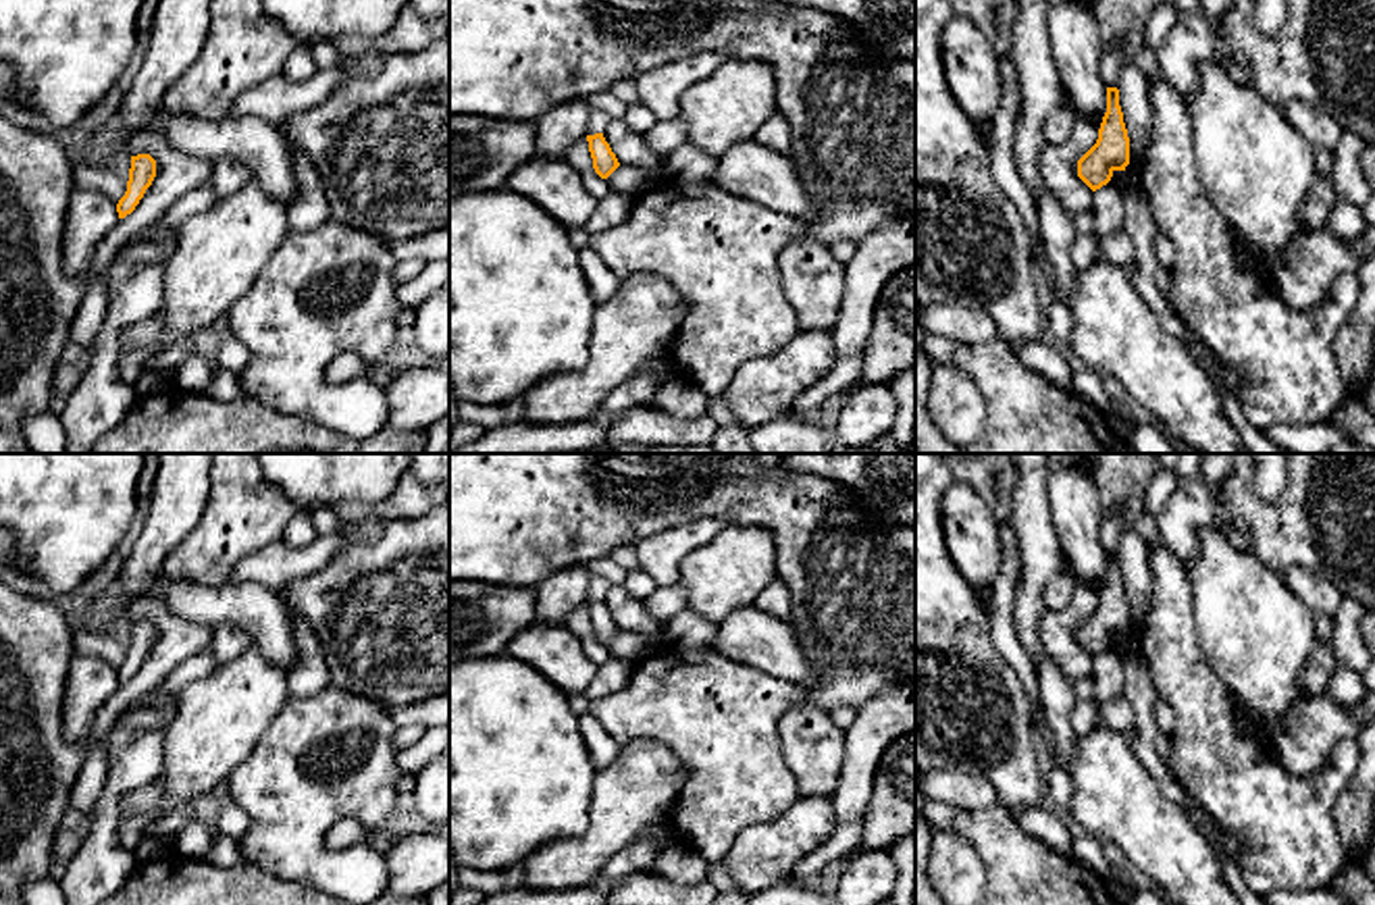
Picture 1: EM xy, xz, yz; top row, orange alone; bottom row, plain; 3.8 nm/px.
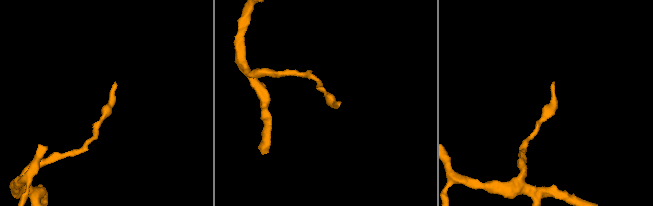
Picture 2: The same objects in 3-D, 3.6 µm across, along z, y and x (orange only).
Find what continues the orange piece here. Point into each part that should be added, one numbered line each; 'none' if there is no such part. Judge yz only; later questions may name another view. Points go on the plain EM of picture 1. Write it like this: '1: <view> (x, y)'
none

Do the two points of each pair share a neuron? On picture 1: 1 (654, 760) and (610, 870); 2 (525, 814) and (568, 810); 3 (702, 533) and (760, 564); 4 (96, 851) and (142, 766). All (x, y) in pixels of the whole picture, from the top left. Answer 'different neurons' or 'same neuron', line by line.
1: different neurons
2: same neuron
3: different neurons
4: same neuron

